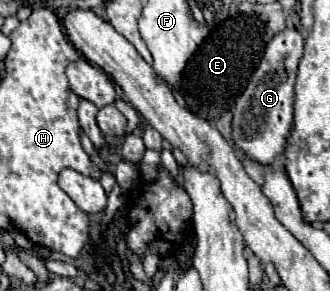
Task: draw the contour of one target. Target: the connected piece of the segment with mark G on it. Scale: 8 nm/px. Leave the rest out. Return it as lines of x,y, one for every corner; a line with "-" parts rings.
285,27
281,33
273,35
267,45
267,55
263,55
241,99
237,99
233,113
233,141
251,161
273,163
285,149
285,139
293,125
293,85
303,55
303,43
305,37
297,27

